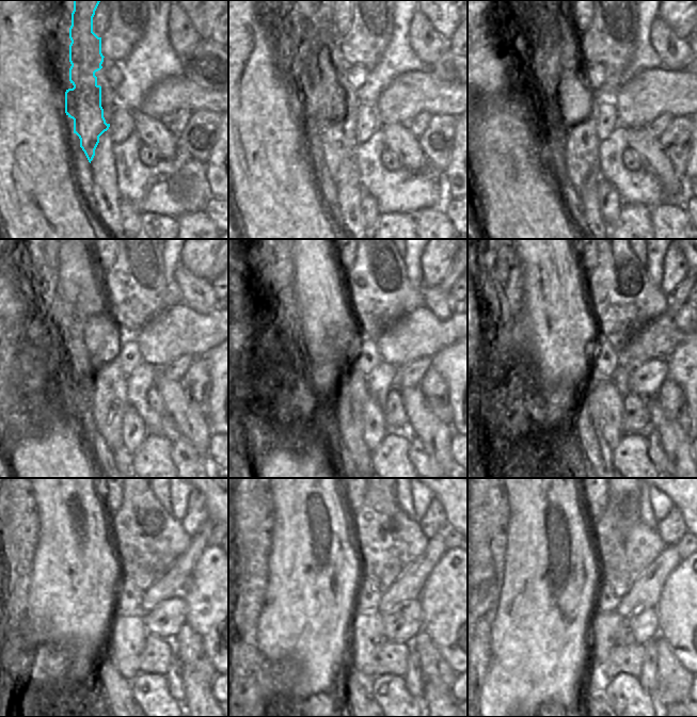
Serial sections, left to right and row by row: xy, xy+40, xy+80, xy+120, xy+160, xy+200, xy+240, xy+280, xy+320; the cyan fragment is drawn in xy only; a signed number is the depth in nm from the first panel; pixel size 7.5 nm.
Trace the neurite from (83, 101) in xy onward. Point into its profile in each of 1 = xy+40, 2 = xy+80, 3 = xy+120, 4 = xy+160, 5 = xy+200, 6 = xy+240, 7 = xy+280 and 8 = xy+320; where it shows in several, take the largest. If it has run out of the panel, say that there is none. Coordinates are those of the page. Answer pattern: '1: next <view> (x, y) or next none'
1: next xy+40 (338, 143)
2: next xy+80 (582, 144)
3: next xy+120 (108, 399)
4: next xy+160 (352, 393)
5: next xy+200 (589, 441)
6: next xy+240 (116, 691)
7: next xy+280 (358, 694)
8: next xy+320 (593, 691)

